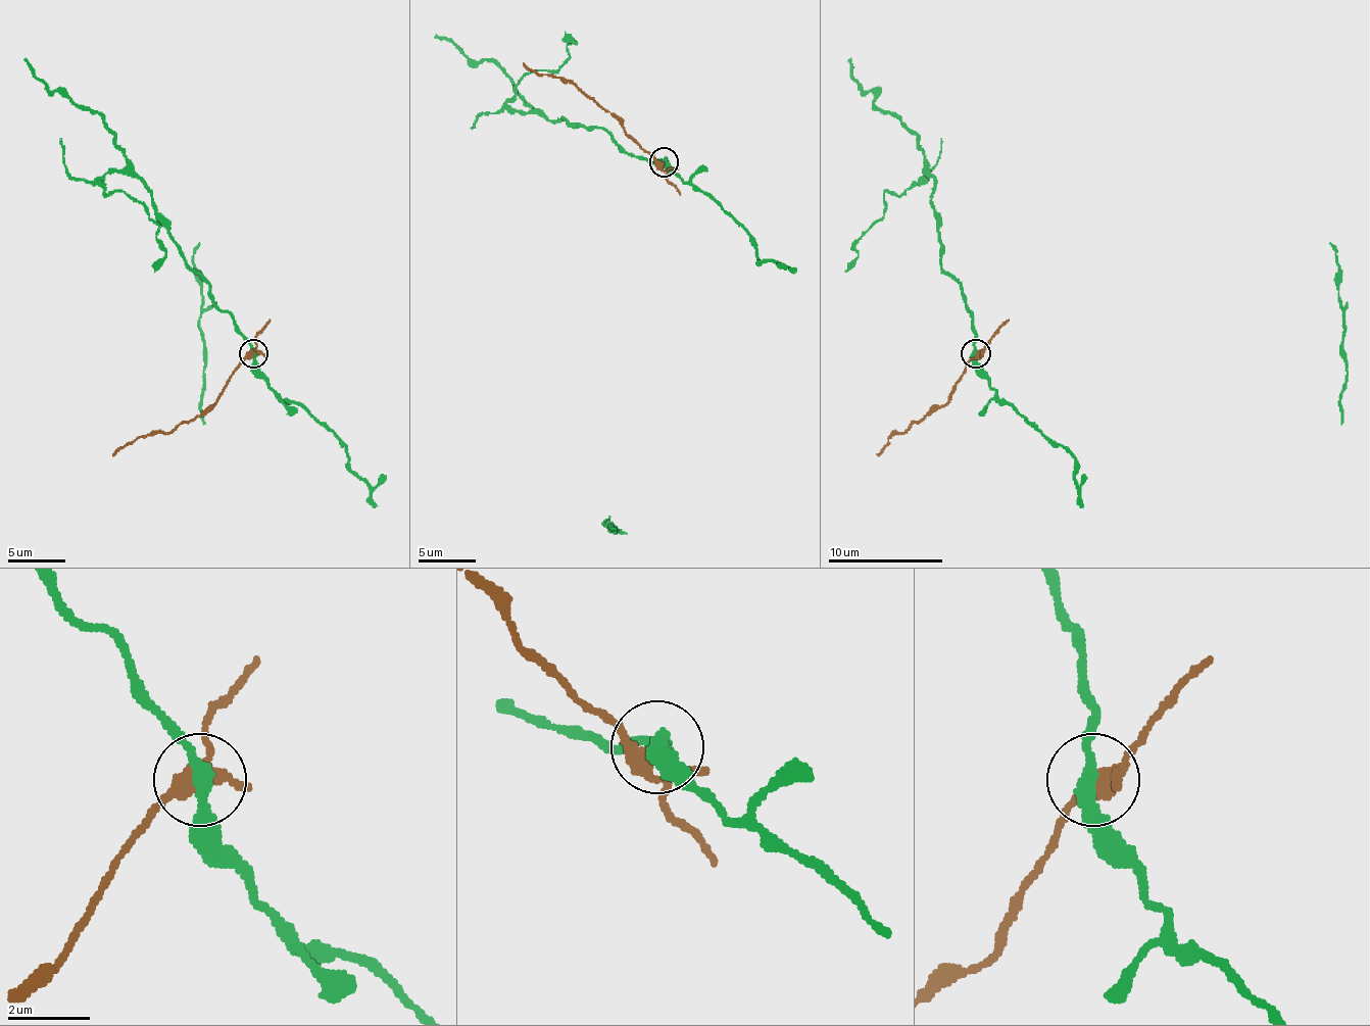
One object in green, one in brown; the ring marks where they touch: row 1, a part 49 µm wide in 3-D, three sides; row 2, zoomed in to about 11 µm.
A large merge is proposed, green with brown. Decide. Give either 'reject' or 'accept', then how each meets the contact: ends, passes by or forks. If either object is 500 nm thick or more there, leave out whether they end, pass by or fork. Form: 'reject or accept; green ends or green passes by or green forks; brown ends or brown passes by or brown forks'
reject; green passes by; brown forks

